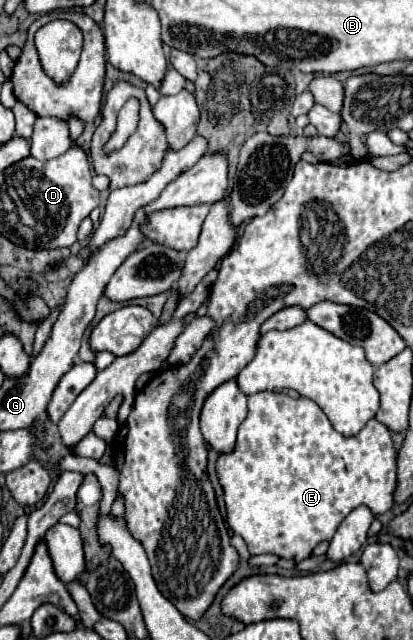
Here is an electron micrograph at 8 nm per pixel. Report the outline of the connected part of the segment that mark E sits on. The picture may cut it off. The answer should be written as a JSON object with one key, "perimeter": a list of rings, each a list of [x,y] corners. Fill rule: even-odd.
{"perimeter":[[[257,392],[249,396],[249,414],[239,426],[235,452],[221,454],[217,460],[217,476],[225,492],[227,524],[245,540],[251,556],[277,554],[299,562],[309,558],[319,542],[331,540],[343,518],[357,506],[365,504],[377,516],[387,512],[393,506],[397,464],[391,432],[375,418],[357,436],[347,438],[331,426],[313,400],[297,400],[281,392]]]}

